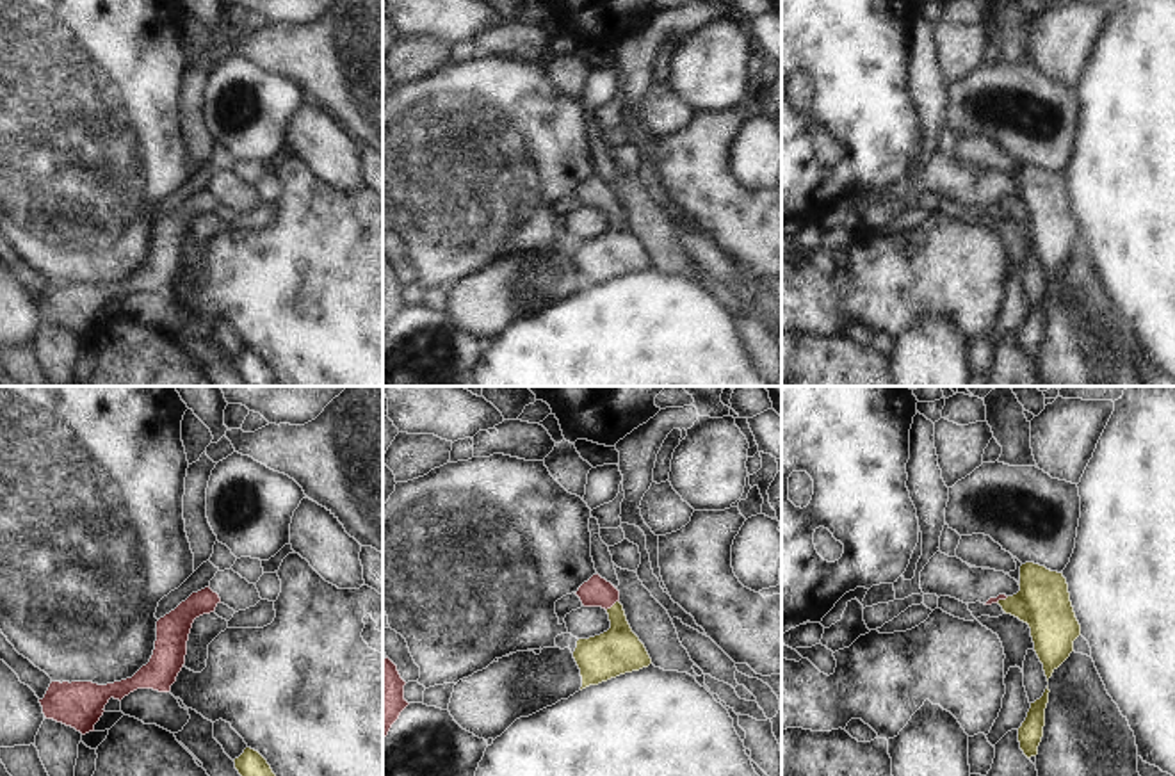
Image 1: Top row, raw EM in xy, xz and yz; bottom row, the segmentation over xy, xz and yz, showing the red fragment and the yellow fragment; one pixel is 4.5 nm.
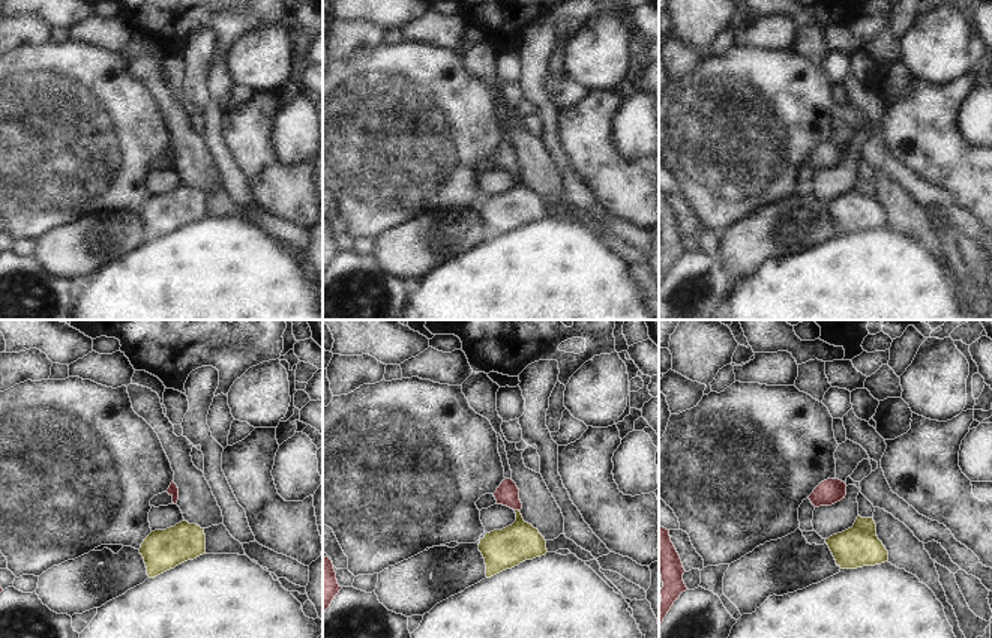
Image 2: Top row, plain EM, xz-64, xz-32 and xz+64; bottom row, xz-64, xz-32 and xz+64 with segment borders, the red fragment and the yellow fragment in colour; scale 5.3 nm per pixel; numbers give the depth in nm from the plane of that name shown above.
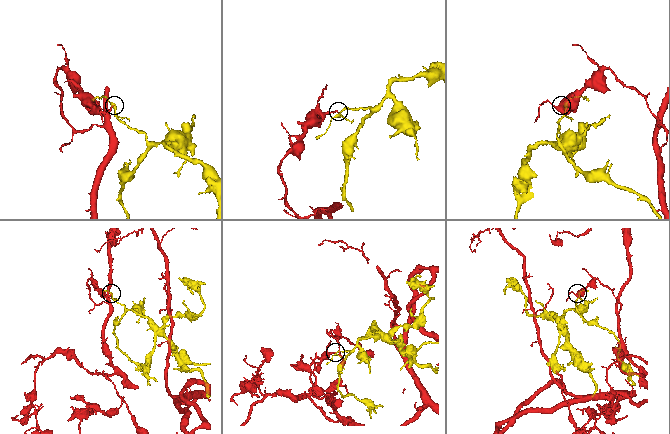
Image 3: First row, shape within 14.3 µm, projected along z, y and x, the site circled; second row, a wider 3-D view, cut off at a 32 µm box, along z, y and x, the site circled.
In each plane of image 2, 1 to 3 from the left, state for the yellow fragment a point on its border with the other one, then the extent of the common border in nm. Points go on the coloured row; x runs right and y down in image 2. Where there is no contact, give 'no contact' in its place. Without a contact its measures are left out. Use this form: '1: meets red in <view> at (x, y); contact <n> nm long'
1: no contact
2: meets red in xz-32 at (517, 509); contact 30 nm long
3: no contact

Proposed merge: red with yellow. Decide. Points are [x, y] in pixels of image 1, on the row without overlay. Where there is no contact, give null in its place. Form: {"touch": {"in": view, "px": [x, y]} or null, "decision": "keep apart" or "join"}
{"touch": {"in": "xz", "px": [611, 207]}, "decision": "join"}

